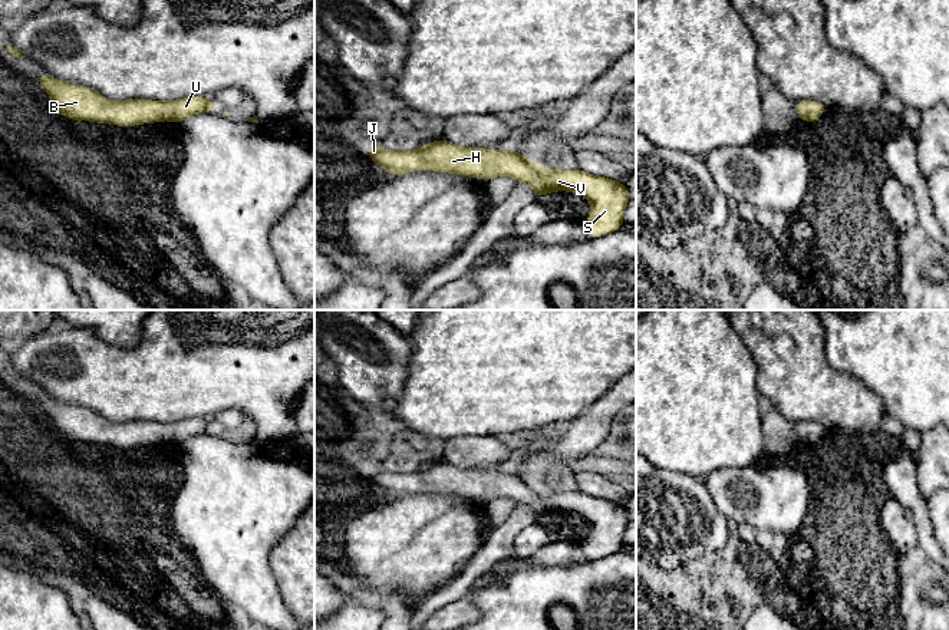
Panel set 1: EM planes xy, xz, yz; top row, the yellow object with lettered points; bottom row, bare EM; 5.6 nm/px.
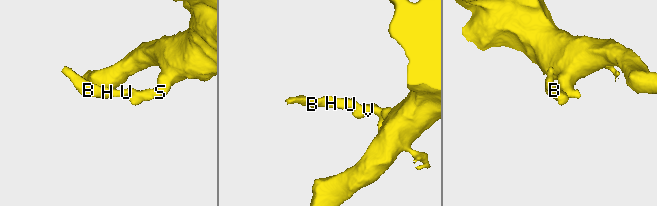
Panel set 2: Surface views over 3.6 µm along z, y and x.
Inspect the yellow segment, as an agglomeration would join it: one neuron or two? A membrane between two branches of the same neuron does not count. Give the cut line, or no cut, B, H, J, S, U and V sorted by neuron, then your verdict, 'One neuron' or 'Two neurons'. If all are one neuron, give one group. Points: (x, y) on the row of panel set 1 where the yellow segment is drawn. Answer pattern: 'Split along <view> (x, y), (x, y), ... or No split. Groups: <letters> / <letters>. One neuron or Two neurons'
No split. Groups: B H J S U V. One neuron

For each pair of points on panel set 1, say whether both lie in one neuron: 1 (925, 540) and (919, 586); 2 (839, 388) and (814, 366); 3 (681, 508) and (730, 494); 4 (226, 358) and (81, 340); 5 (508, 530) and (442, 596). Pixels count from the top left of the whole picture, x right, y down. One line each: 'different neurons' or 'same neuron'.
1: different neurons
2: same neuron
3: different neurons
4: same neuron
5: same neuron

